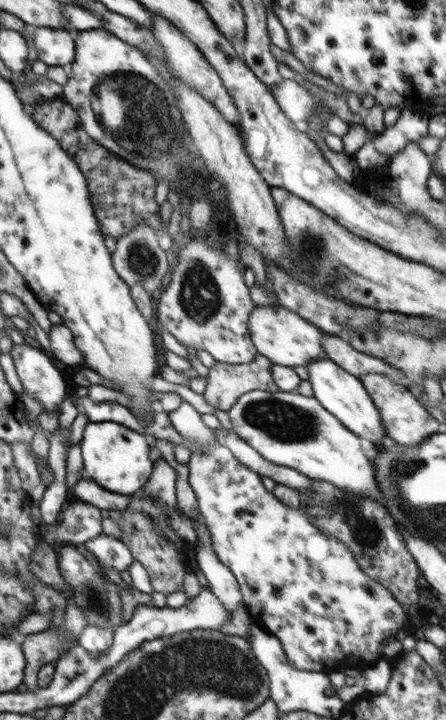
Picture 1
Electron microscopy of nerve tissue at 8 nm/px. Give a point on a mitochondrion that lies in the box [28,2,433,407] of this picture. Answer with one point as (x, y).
(121, 96)

